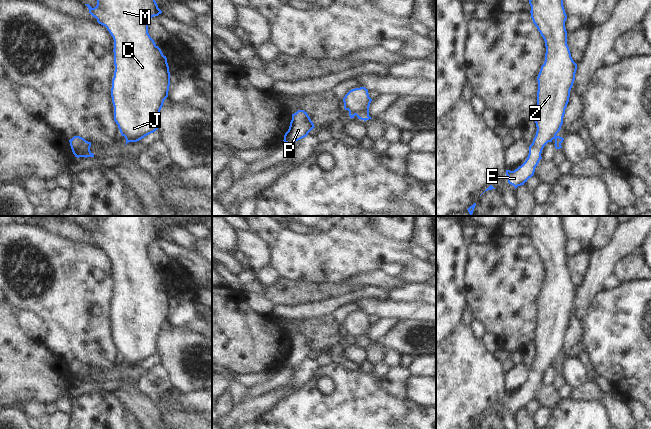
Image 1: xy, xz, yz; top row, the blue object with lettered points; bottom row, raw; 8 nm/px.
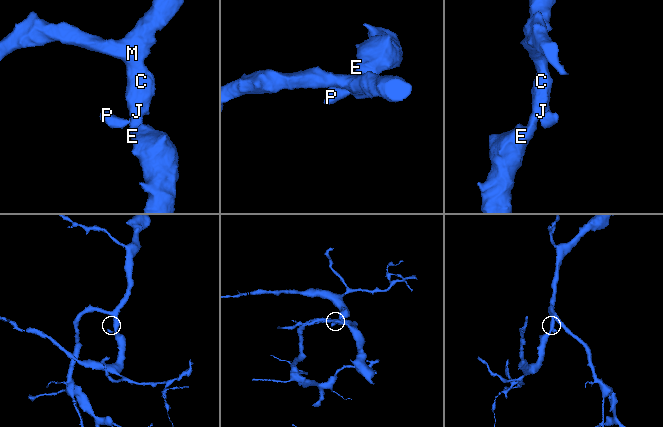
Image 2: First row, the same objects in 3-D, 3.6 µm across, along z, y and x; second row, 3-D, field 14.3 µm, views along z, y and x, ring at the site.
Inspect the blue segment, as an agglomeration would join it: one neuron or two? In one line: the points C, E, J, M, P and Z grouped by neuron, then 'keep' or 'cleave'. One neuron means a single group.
C E J M Z / P; cleave

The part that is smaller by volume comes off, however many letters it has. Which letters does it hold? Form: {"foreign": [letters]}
{"foreign": ["P"]}

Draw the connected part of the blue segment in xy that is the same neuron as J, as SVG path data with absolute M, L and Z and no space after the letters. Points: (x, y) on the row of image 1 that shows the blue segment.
M97 0L97 5L92 8L89 4L85 4L89 13L97 19L97 22L107 28L114 40L114 77L112 79L111 97L114 106L114 121L118 125L122 136L126 137L130 142L137 142L145 136L155 132L158 129L158 117L163 106L164 100L168 97L170 86L170 72L166 56L163 55L161 49L155 44L154 40L148 33L148 23L152 17L158 16L162 11L158 8L155 0Z

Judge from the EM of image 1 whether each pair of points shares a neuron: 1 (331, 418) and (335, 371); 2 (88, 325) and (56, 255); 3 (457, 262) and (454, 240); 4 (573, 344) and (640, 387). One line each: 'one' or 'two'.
1: one
2: one
3: one
4: two

